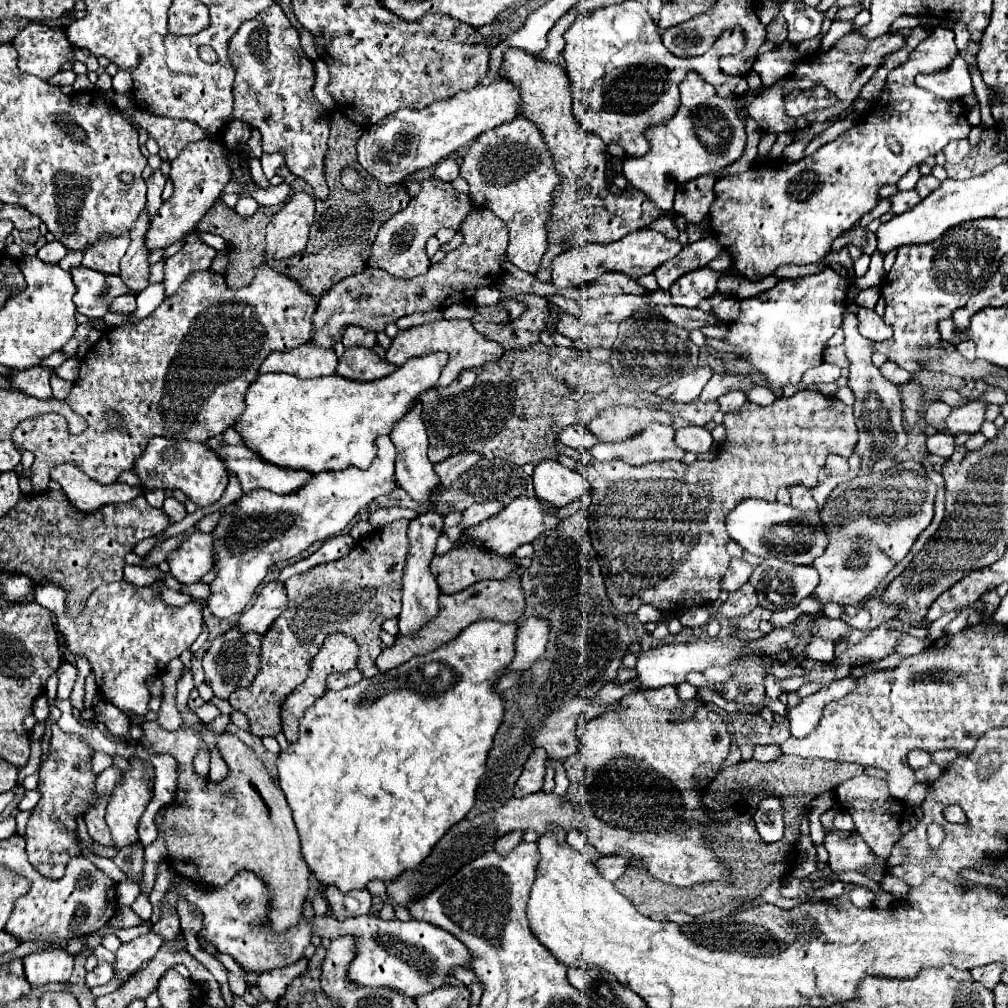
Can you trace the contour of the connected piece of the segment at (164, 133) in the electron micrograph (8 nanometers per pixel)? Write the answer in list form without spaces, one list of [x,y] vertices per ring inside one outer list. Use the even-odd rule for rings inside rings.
[[[134,107],[134,111],[126,113],[124,117],[130,123],[134,117],[136,125],[146,129],[148,135],[158,141],[160,157],[168,159],[168,161],[176,159],[178,153],[186,147],[186,143],[206,137],[206,129],[200,129],[200,125],[196,125],[192,121],[174,121],[170,117],[158,117],[144,109],[138,109],[138,107]]]

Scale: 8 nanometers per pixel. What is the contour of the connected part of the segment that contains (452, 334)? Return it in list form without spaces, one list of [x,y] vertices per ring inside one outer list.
[[[440,319],[434,323],[422,323],[410,329],[402,329],[392,345],[386,351],[386,361],[388,363],[396,363],[402,365],[408,357],[416,357],[416,355],[428,355],[428,353],[436,353],[436,351],[446,351],[450,353],[452,359],[448,359],[448,365],[444,367],[442,375],[440,375],[440,387],[450,385],[464,369],[472,369],[472,367],[480,367],[486,361],[498,361],[504,355],[504,347],[498,341],[488,341],[482,333],[476,333],[472,321],[468,319]]]

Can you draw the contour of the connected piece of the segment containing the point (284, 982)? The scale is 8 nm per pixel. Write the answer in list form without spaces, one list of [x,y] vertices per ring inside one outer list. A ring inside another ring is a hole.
[[[300,959],[294,965],[288,965],[288,967],[282,967],[282,969],[274,969],[274,971],[266,971],[258,979],[258,989],[262,991],[262,995],[268,1001],[276,1003],[286,993],[288,985],[292,985],[292,981],[296,977],[306,973],[306,969],[308,969],[308,959]]]

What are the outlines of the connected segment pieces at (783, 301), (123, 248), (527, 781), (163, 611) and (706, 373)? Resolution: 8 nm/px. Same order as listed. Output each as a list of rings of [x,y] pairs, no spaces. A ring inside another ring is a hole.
[[[832,267],[808,277],[780,279],[770,291],[742,301],[742,313],[728,325],[726,341],[736,347],[732,353],[748,359],[772,387],[796,385],[810,367],[822,363],[824,343],[842,325],[846,293],[848,281]]]
[[[122,233],[118,237],[104,235],[104,241],[98,241],[92,245],[92,249],[86,249],[82,265],[102,271],[102,273],[118,273],[120,271],[120,259],[126,255],[130,245],[130,233]]]
[[[536,747],[528,761],[524,763],[524,773],[518,777],[514,787],[514,797],[526,797],[530,793],[542,791],[544,775],[546,775],[546,751],[542,747]]]
[[[128,581],[108,583],[94,589],[78,617],[66,615],[66,599],[68,593],[56,583],[38,585],[34,591],[34,601],[56,615],[62,645],[70,657],[84,655],[90,659],[96,673],[96,685],[106,701],[126,715],[134,713],[144,717],[150,701],[150,693],[144,685],[146,677],[162,675],[168,663],[180,657],[180,653],[198,639],[202,633],[202,607],[194,603],[170,607],[162,601],[156,585],[136,587]]]
[[[698,365],[696,369],[692,369],[688,373],[680,373],[678,377],[674,377],[672,383],[668,383],[666,387],[660,387],[656,391],[656,395],[664,397],[664,399],[680,401],[680,403],[696,401],[702,387],[710,381],[712,375],[714,375],[714,371],[708,365]]]

